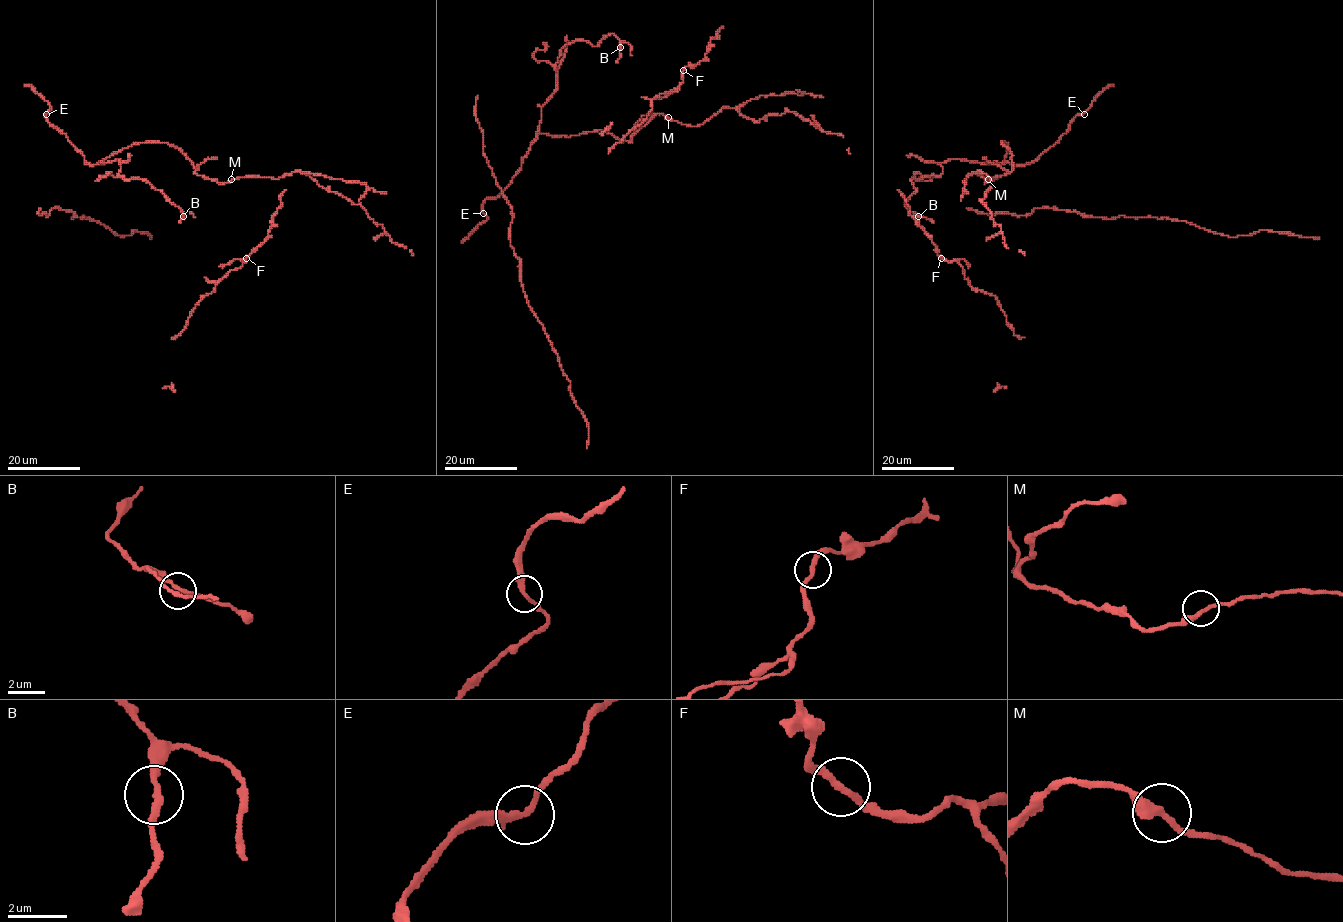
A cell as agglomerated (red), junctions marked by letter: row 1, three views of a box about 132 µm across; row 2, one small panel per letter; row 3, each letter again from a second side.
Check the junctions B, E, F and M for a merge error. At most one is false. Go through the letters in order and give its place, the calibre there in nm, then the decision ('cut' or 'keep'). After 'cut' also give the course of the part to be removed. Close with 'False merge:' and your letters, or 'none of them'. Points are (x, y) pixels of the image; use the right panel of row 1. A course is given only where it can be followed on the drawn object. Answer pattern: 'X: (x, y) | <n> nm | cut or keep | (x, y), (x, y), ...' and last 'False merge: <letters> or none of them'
B: (918, 216) | 220 nm | keep
E: (1084, 114) | 240 nm | keep
F: (941, 258) | 240 nm | keep
M: (988, 179) | 240 nm | keep
False merge: none of them

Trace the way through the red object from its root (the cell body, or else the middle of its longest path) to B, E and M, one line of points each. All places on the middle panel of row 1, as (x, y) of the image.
B: (545, 103), (557, 86), (555, 64), (565, 45), (585, 40), (597, 46), (613, 34), (620, 41), (620, 47)
E: (545, 103), (542, 107), (537, 138), (522, 159), (522, 167), (501, 194), (484, 201), (483, 213)
M: (545, 103), (538, 131), (550, 136), (605, 130), (621, 141), (632, 141), (654, 115), (668, 117)

